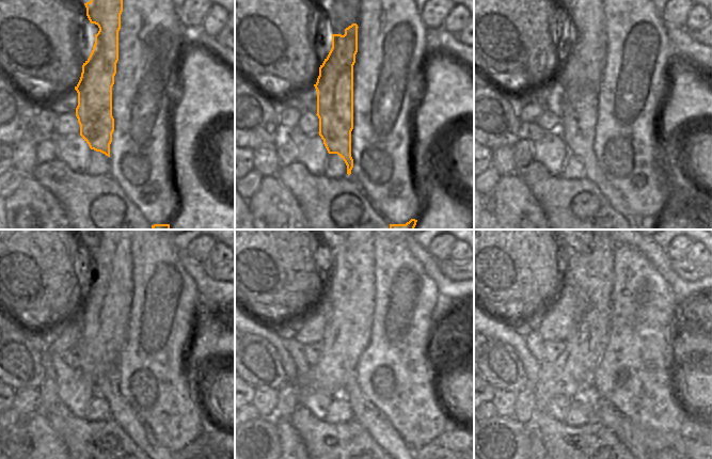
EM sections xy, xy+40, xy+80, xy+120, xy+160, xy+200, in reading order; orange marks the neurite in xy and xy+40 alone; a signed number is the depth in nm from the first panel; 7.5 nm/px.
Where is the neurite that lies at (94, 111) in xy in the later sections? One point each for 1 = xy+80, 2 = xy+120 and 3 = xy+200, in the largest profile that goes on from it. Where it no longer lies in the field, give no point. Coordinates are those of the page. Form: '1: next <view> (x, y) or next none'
1: next xy+80 (578, 120)
2: next xy+120 (107, 386)
3: next xy+200 (629, 446)

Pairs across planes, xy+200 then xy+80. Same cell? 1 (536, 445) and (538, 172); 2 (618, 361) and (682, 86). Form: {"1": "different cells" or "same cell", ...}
{"1": "different cells", "2": "different cells"}

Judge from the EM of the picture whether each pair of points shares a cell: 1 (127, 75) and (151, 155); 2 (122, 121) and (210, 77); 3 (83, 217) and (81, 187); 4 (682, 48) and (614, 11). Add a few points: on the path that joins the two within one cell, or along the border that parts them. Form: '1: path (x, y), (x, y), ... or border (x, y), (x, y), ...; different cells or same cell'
1: path (141, 95), (141, 135); same cell
2: border (179, 66), (180, 93), (170, 115); different cells
3: path (83, 209), (83, 198), (81, 194); same cell
4: border (667, 26), (667, 36), (679, 62); different cells

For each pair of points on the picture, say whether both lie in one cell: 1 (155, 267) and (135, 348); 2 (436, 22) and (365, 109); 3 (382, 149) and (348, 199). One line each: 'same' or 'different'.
1: same
2: different
3: different

